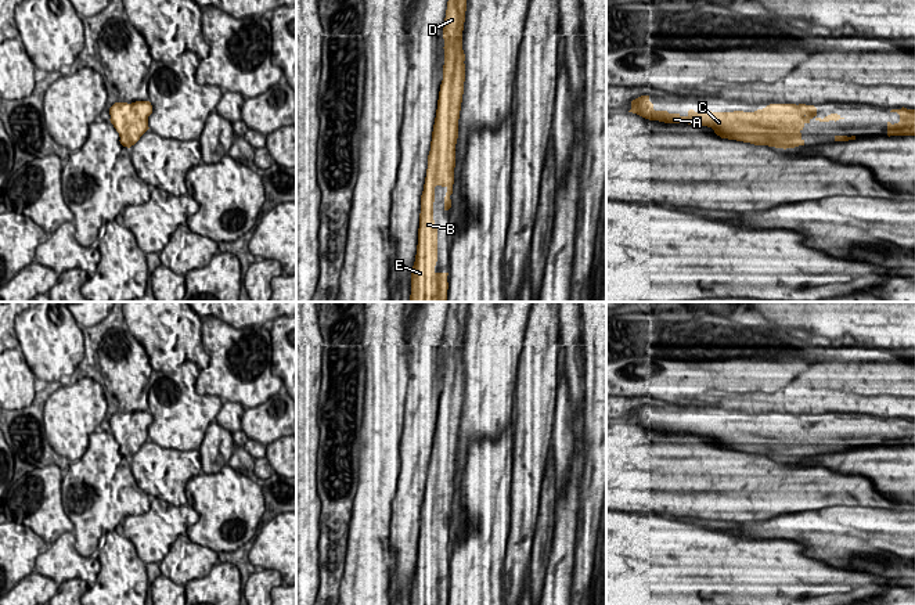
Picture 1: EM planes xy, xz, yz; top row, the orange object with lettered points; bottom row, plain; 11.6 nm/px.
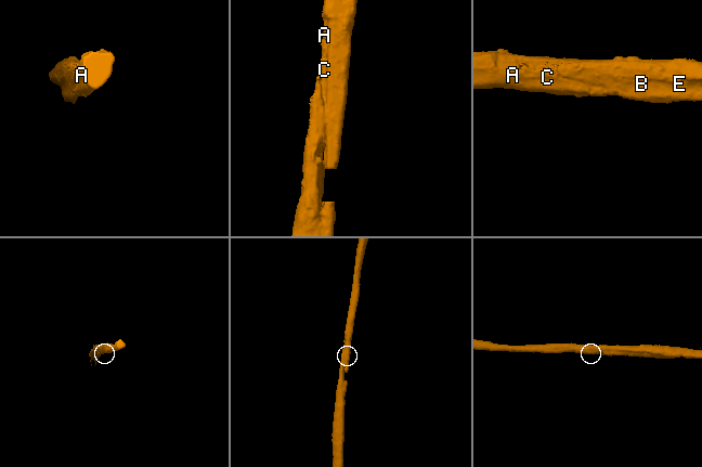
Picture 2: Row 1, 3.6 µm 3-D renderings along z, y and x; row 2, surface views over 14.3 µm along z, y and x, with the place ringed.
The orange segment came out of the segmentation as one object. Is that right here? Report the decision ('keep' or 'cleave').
keep

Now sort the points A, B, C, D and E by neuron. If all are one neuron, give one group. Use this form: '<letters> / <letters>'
A B C D E

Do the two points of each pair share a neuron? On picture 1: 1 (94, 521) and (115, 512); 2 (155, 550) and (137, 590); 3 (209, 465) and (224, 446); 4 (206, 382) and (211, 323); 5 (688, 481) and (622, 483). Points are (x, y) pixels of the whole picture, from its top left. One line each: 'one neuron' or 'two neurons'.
1: one neuron
2: two neurons
3: one neuron
4: one neuron
5: one neuron

